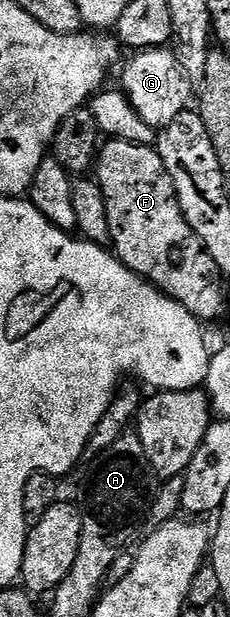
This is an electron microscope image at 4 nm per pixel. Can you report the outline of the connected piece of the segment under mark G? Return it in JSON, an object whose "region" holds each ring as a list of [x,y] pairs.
{"region":[[[153,48],[139,52],[121,68],[120,89],[126,94],[133,109],[143,122],[155,129],[171,124],[176,117],[182,115],[190,106],[194,84],[176,61],[173,50],[169,48]]]}

